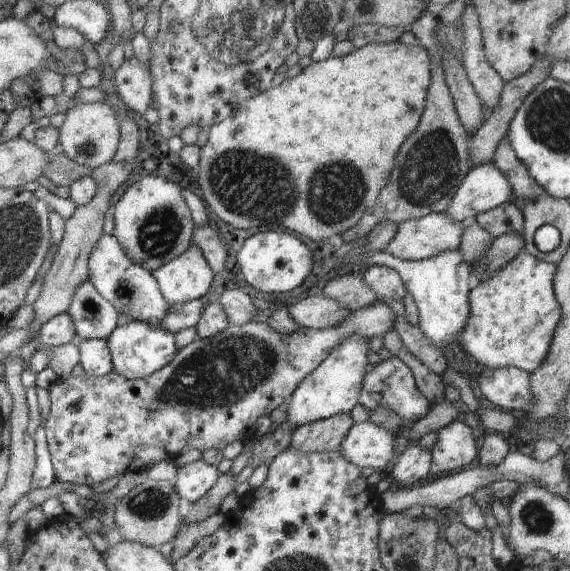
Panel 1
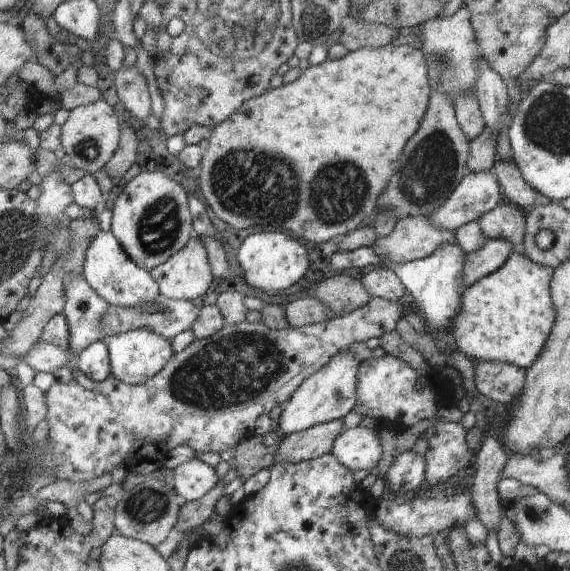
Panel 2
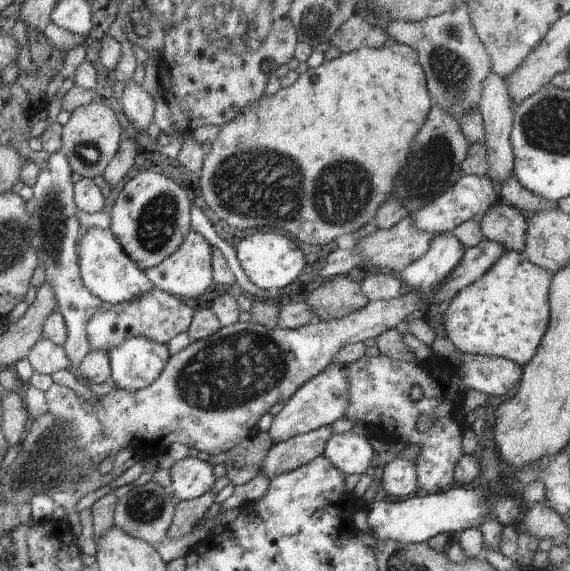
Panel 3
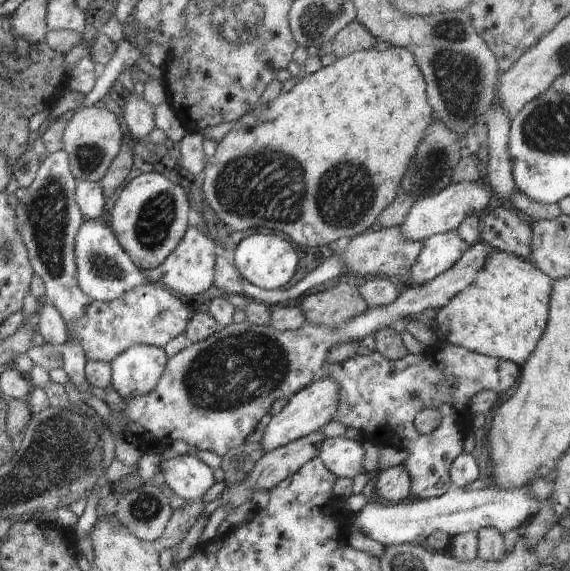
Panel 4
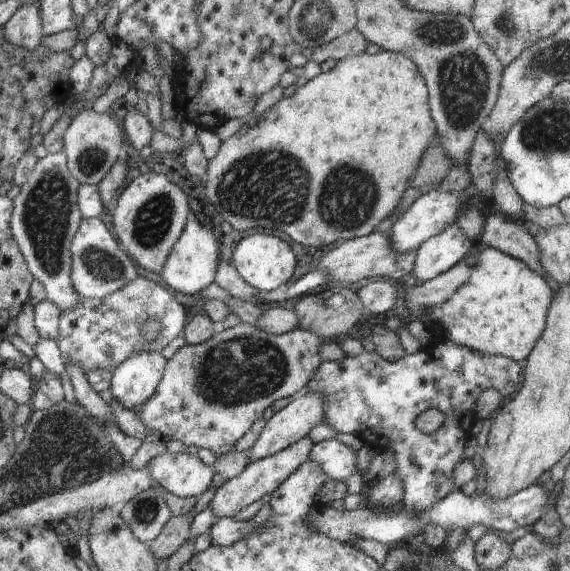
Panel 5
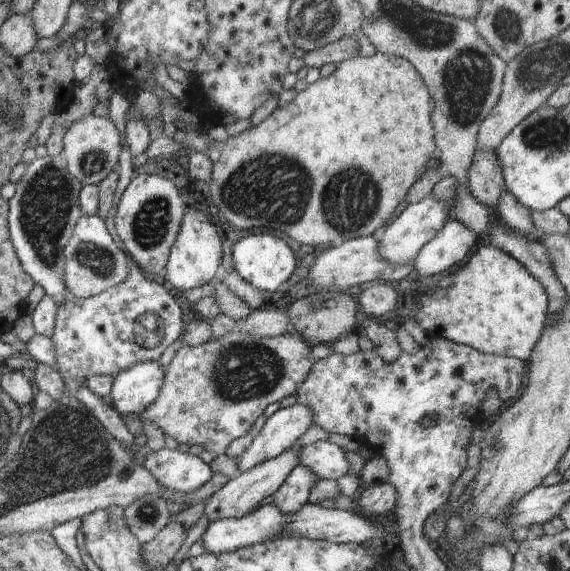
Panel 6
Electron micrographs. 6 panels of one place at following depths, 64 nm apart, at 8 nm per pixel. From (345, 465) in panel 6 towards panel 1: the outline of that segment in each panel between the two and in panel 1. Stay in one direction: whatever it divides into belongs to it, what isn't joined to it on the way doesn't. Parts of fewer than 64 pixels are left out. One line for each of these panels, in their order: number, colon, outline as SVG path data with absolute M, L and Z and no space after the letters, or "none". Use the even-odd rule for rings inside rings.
1: M363 422L349 428L343 442L339 444L339 454L353 466L373 468L375 472L387 474L387 462L393 460L393 446L395 436L399 432L391 432L379 428L375 424Z
2: M359 426L343 430L335 438L331 452L335 460L351 472L355 470L375 472L375 466L381 460L381 446L377 434L379 434L377 430L367 430Z
3: M353 432L331 436L325 442L323 458L331 462L341 474L365 474L371 472L371 460L373 460L373 448L369 444L369 434L355 436Z
4: M333 438L333 440L323 440L317 452L317 458L323 460L323 466L335 474L337 478L353 478L357 474L363 472L363 444L361 442L353 442L353 440L345 440L341 438Z
5: M325 440L325 442L315 444L307 462L319 464L321 470L325 472L327 480L331 478L331 480L345 482L351 474L357 472L355 452L337 440Z

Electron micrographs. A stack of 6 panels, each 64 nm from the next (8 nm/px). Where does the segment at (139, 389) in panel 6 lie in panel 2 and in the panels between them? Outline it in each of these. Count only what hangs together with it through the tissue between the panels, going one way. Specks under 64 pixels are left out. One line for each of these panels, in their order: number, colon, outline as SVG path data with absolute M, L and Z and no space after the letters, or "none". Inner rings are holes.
2: M133 330L133 332L123 332L115 338L105 340L107 352L109 352L109 366L111 366L111 376L121 380L127 386L139 386L153 378L157 372L163 370L163 366L169 362L173 356L171 342L167 338L161 338L159 334L153 334L149 330Z
3: M131 338L109 350L111 386L127 392L147 388L169 362L167 346L147 338Z
4: M133 346L123 354L115 356L111 366L111 388L121 398L137 398L149 394L167 364L167 356L155 346Z
5: M135 354L111 374L109 392L123 408L137 412L157 390L167 360L161 354Z

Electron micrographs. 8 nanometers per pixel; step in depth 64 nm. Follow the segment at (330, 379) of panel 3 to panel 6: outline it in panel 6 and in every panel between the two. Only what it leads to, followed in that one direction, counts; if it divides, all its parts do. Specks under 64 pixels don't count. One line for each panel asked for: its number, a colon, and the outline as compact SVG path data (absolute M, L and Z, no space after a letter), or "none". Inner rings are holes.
4: M321 378L319 382L309 384L307 388L303 388L295 396L291 396L287 406L283 406L283 410L279 414L271 416L271 422L265 426L263 438L259 442L261 452L269 454L269 452L273 452L277 448L283 448L283 446L299 440L299 438L305 438L305 436L309 436L313 432L319 432L323 424L333 420L333 416L337 412L337 402L339 402L339 386L333 380Z
5: M301 392L299 398L295 398L293 402L289 402L285 408L281 408L279 412L275 412L263 426L259 438L255 440L255 444L247 450L247 458L249 458L249 464L253 462L259 462L263 458L269 458L269 456L275 456L279 454L281 450L287 450L289 446L297 444L299 440L307 438L309 430L315 426L315 424L321 424L323 422L323 396L321 394L309 394L309 392Z
6: M301 404L281 408L275 414L271 414L247 446L247 450L239 458L235 458L237 472L243 474L287 452L295 444L295 440L307 432L311 422L313 412L309 408L303 408Z

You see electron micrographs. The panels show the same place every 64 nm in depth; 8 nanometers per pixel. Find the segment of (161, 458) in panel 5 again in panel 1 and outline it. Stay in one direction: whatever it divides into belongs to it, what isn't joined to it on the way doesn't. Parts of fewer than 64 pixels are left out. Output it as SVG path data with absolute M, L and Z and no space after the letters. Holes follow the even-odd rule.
M197 460L177 468L173 488L177 490L179 498L185 498L187 502L195 504L213 488L217 478L219 478L219 472L215 466L209 466L203 460Z

